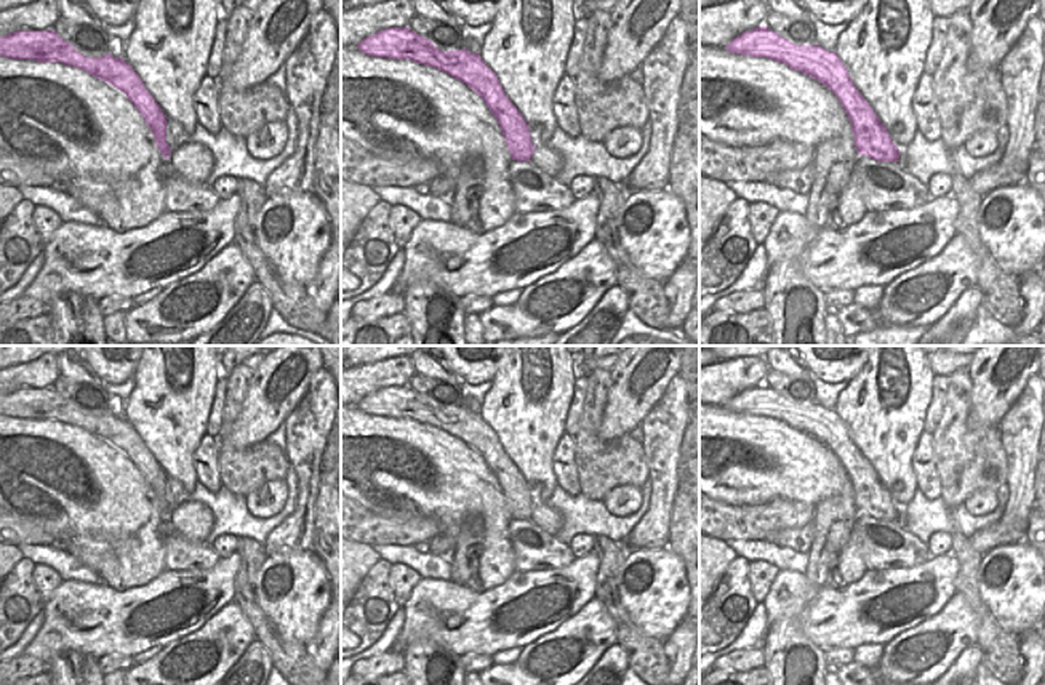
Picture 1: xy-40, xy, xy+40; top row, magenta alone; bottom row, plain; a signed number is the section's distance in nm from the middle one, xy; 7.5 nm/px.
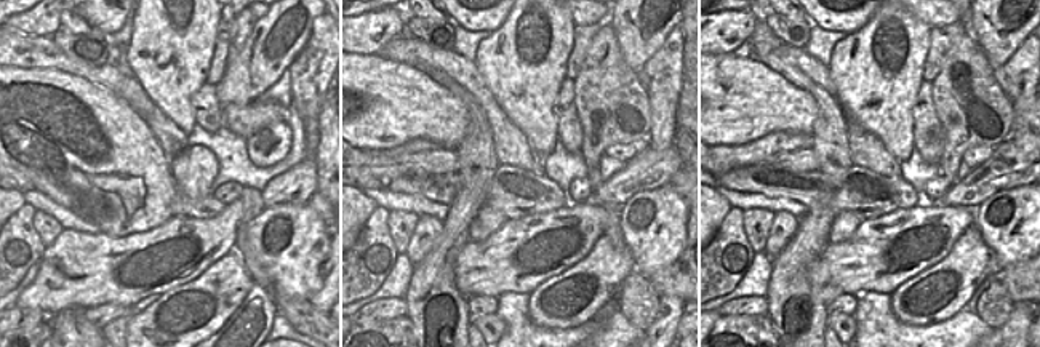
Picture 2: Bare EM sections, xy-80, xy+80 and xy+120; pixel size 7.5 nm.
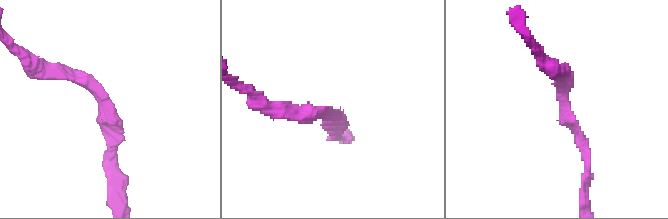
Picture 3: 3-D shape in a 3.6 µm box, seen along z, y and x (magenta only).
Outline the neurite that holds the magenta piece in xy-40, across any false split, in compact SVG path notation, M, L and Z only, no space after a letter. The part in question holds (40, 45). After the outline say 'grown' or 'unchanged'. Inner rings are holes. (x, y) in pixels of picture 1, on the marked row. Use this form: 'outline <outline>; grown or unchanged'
outline M53 29L18 30L0 37L0 56L74 66L123 91L146 120L158 150L165 160L168 160L171 154L171 147L166 144L168 117L162 112L139 75L123 58L114 58L110 53L101 58L86 58L77 51L74 45L62 40Z; unchanged

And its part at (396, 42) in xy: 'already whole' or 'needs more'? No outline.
already whole

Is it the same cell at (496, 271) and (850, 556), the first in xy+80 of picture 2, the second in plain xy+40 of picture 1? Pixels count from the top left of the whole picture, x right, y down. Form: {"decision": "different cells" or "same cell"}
{"decision": "different cells"}

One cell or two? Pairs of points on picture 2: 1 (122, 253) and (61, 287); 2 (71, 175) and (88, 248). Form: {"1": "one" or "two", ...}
{"1": "one", "2": "two"}

